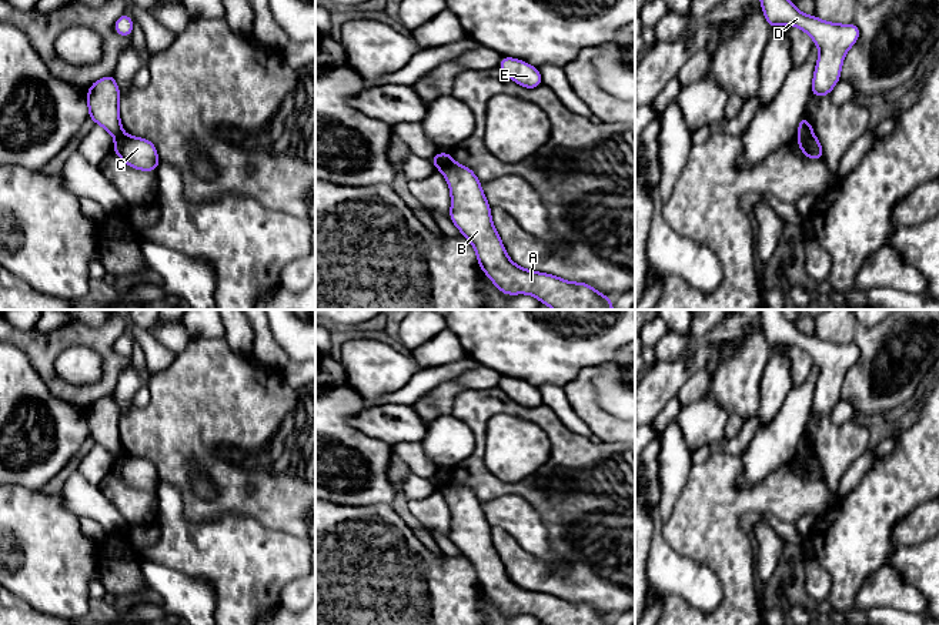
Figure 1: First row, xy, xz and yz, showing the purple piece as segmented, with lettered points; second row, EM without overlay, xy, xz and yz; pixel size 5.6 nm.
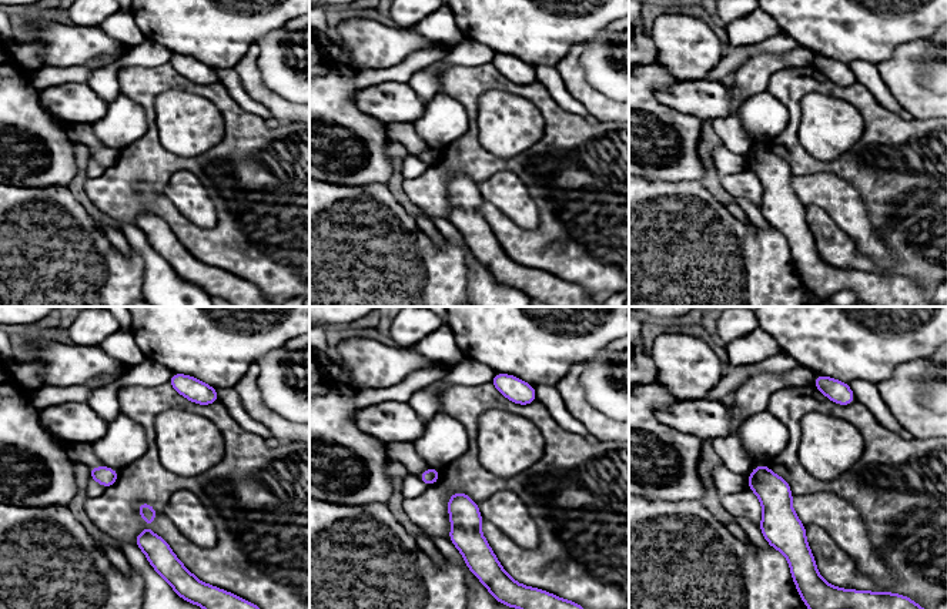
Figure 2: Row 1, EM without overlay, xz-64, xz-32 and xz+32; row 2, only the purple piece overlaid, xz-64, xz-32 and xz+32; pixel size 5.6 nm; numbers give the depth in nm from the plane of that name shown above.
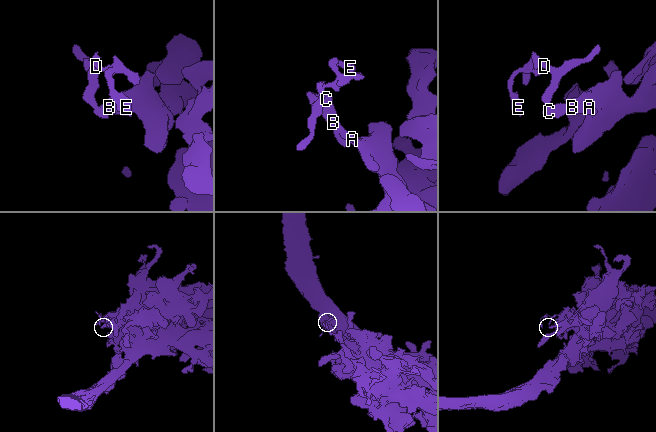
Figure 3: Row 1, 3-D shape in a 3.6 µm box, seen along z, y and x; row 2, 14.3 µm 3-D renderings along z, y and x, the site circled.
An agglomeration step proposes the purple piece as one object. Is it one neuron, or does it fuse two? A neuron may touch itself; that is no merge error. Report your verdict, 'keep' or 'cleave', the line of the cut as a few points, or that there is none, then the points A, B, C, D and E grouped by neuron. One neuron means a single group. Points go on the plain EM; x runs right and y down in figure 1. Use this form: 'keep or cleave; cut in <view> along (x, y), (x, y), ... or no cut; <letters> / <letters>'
cleave; cut in yz along (812, 454), (798, 458); A B C / D E

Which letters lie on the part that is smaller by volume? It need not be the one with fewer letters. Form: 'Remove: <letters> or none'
Remove: D, E

